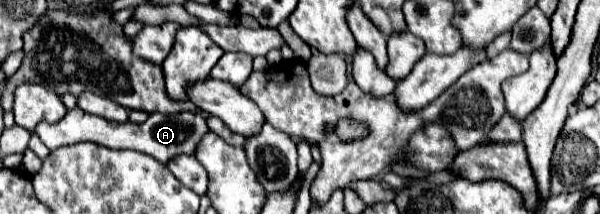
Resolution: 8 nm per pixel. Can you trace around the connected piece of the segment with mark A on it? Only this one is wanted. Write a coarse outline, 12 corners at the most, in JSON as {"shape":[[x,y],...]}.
{"shape":[[68,111],[34,133],[50,149],[92,141],[166,163],[192,155],[208,131],[200,113],[152,113],[114,123]]}

